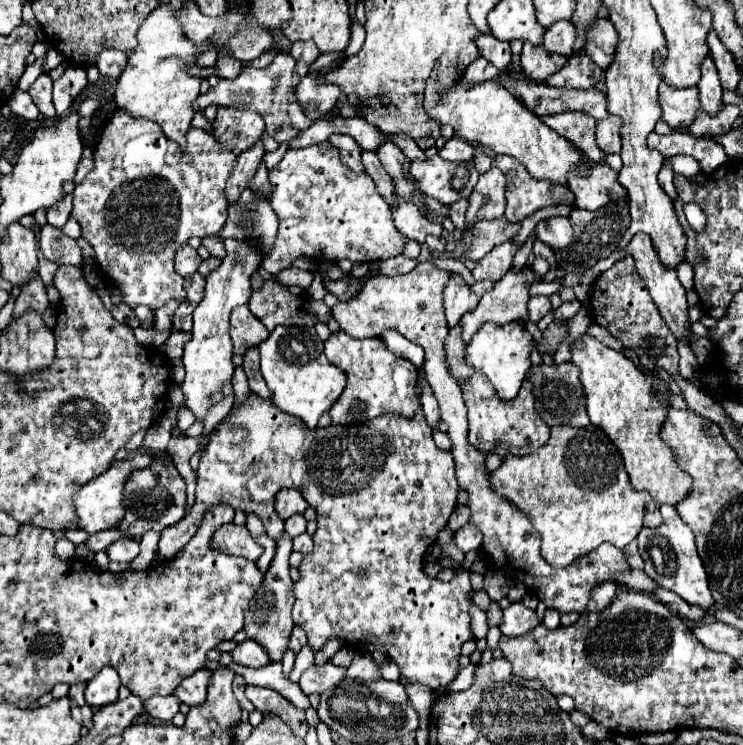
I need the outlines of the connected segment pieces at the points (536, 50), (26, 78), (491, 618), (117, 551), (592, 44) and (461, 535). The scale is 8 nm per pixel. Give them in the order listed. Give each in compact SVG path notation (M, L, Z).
M529 41L523 45L521 67L523 67L527 79L541 83L545 77L557 73L565 63L567 63L567 57L563 57L563 55L547 53L541 47L533 47Z
M39 58L32 65L27 65L17 85L18 89L24 92L29 89L30 85L33 84L37 77L42 73L43 59L44 58Z
M491 601L491 605L487 607L487 623L489 623L489 627L499 627L501 619L503 619L503 613L501 613L499 603Z
M123 539L115 541L115 545L109 545L105 549L109 561L119 561L119 563L131 563L139 555L139 543L133 539Z
M597 19L587 35L587 47L585 47L591 61L595 61L595 65L607 71L607 65L611 65L615 55L615 45L617 45L617 31L611 25L611 21Z
M471 523L463 525L457 533L455 533L455 543L457 547L467 553L471 549L479 549L481 547L481 541L483 541L483 535L479 533L479 529L475 529Z

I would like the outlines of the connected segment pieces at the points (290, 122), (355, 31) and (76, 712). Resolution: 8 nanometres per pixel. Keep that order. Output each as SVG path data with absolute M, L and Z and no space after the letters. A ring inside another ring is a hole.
M279 53L271 65L263 69L255 67L245 67L235 79L219 79L215 87L211 87L205 95L199 95L195 101L195 113L203 113L211 103L217 107L229 107L237 111L255 111L263 117L265 121L265 131L275 139L275 141L291 141L295 135L305 131L311 121L305 115L303 107L297 103L295 93L291 89L291 75L295 69L295 59L289 53ZM275 81L279 81L277 87L271 87Z
M355 3L351 7L353 7L353 11L351 11L350 9L350 13L353 14L353 17L352 17L352 24L351 24L350 43L345 51L346 52L345 56L335 60L332 63L332 65L334 66L340 64L348 56L357 54L360 51L365 40L365 29L354 17Z
M71 701L71 715L85 727L91 727L91 717L93 717L93 711L89 705L83 705L79 707L75 701Z

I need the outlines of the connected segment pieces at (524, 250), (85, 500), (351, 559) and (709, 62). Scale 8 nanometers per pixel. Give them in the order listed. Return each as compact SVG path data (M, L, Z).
M528 241L521 248L519 248L512 261L512 269L514 271L521 271L521 269L526 265L528 257L532 252L533 243Z
M133 459L133 461L115 461L105 473L101 473L99 477L91 479L87 485L83 485L83 489L79 489L79 493L75 493L75 515L79 517L79 529L87 531L89 535L117 527L117 523L123 517L123 485L125 479L131 475L131 471L135 469L143 469L151 463L151 459Z
M249 393L247 399L235 407L233 411L229 411L229 415L215 427L211 441L207 445L207 449L201 455L201 463L197 469L197 499L195 505L191 509L191 513L187 517L183 517L183 521L179 521L175 527L167 527L159 539L159 557L161 559L171 559L175 557L175 553L179 549L183 549L189 539L195 535L203 513L213 507L213 505L231 505L235 509L241 509L245 513L255 513L261 517L261 521L266 528L267 534L275 541L278 541L284 532L284 521L279 518L273 502L275 496L281 489L299 489L303 499L309 503L309 507L313 507L317 511L317 531L315 531L315 549L313 553L305 555L301 565L299 565L300 578L293 585L293 595L295 595L295 605L293 605L293 621L295 625L303 627L303 631L307 633L309 639L309 647L313 651L321 651L323 645L329 639L341 639L345 641L349 647L357 649L360 652L373 653L373 651L381 651L383 655L387 655L389 659L393 659L401 673L411 681L411 683L421 683L433 691L437 691L439 687L449 685L451 681L455 681L457 673L459 673L459 657L461 657L461 645L473 637L471 627L469 627L469 595L473 593L469 577L465 573L463 577L463 569L461 572L454 575L449 583L439 581L439 579L431 579L429 575L425 575L423 571L423 561L425 561L425 551L427 547L431 547L437 541L437 533L447 525L451 511L457 507L457 493L459 493L459 485L455 475L455 463L451 453L441 451L435 443L433 443L433 433L425 421L423 411L419 409L419 413L415 413L415 417L399 417L399 413L385 413L383 417L375 417L363 425L329 425L325 429L307 429L307 425L303 425L303 421L299 421L299 417L287 415L283 411L279 411L271 399L263 399L255 393Z
M707 57L701 65L701 79L697 83L697 89L699 89L699 97L701 97L701 107L709 113L709 115L715 115L719 113L719 109L723 109L723 89L721 89L721 83L719 83L719 75L717 75L717 69L715 69L715 63L711 57Z

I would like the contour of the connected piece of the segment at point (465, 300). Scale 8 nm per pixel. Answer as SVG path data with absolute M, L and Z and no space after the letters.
M453 273L443 291L443 303L445 303L447 323L449 327L455 327L467 311L475 309L475 305L479 303L479 295L471 291L471 285L459 273Z

